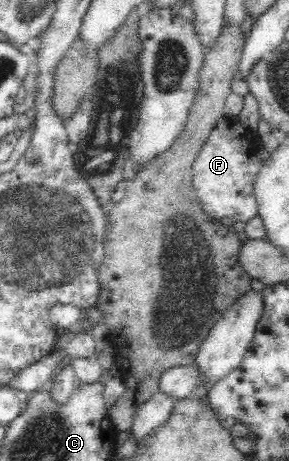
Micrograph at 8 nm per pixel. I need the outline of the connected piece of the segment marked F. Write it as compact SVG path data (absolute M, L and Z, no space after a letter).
M238 116L234 118L221 117L209 133L207 141L192 163L192 187L195 188L196 197L200 207L207 215L213 216L217 221L221 217L231 217L234 221L249 221L250 217L257 216L257 202L253 193L253 184L264 160L256 154L260 143L253 136L253 131L245 127Z

